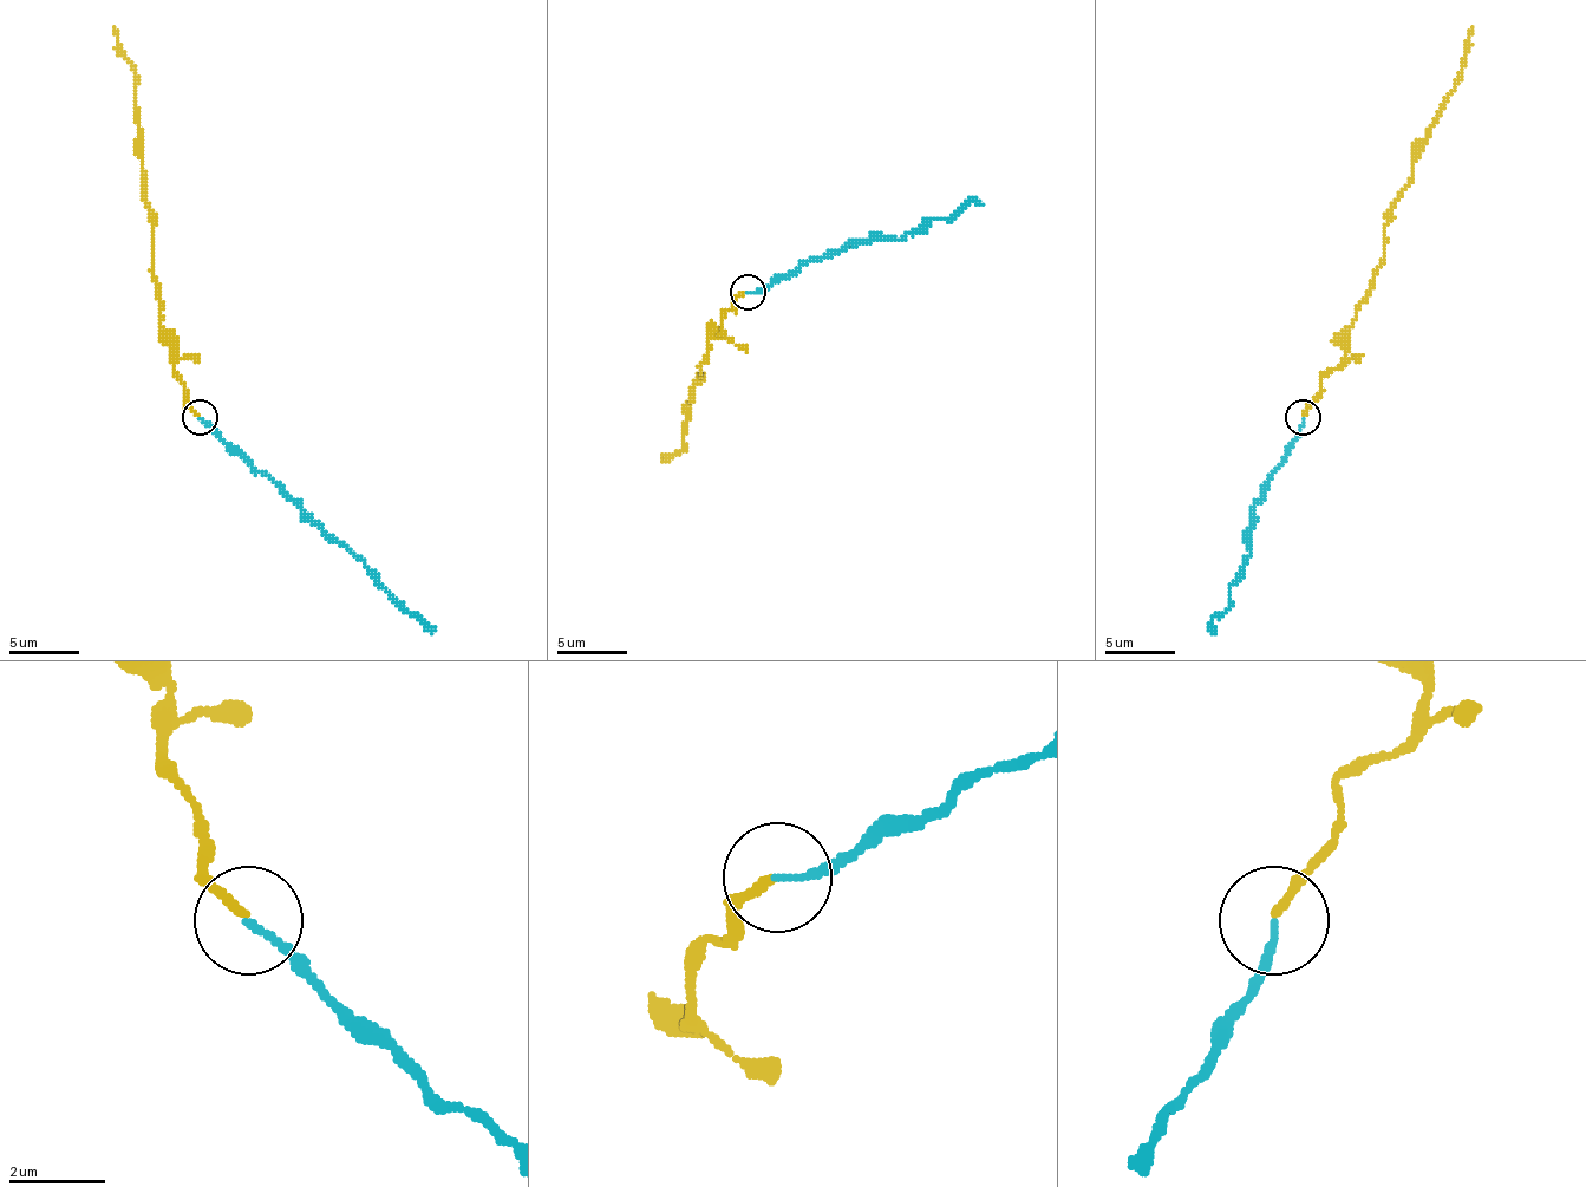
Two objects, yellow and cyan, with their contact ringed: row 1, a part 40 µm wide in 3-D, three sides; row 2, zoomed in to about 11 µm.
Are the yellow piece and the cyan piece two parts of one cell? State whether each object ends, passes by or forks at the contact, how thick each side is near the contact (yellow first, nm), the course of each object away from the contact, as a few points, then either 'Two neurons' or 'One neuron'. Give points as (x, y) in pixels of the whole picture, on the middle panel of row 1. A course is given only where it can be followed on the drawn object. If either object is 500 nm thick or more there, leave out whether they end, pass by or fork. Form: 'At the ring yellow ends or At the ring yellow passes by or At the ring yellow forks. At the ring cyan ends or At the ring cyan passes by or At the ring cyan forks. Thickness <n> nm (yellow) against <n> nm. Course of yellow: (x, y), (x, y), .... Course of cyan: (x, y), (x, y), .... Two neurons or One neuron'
At the ring yellow ends. At the ring cyan ends. Thickness 160 nm (yellow) against 140 nm. Course of yellow: (746, 292), (722, 317), (718, 334), (707, 341), (700, 377), (690, 402), (683, 448), (661, 462). Course of cyan: (746, 292), (849, 243), (901, 240), (972, 201), (983, 204). Two neurons

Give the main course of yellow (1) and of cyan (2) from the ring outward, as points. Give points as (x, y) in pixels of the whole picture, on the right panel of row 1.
1: (1303, 415), (1345, 354), (1345, 331), (1384, 256), (1388, 210), (1412, 175), (1412, 150), (1459, 77), (1473, 27)
2: (1303, 418), (1299, 436), (1254, 507), (1251, 553), (1229, 587), (1229, 605), (1212, 619), (1215, 630)

